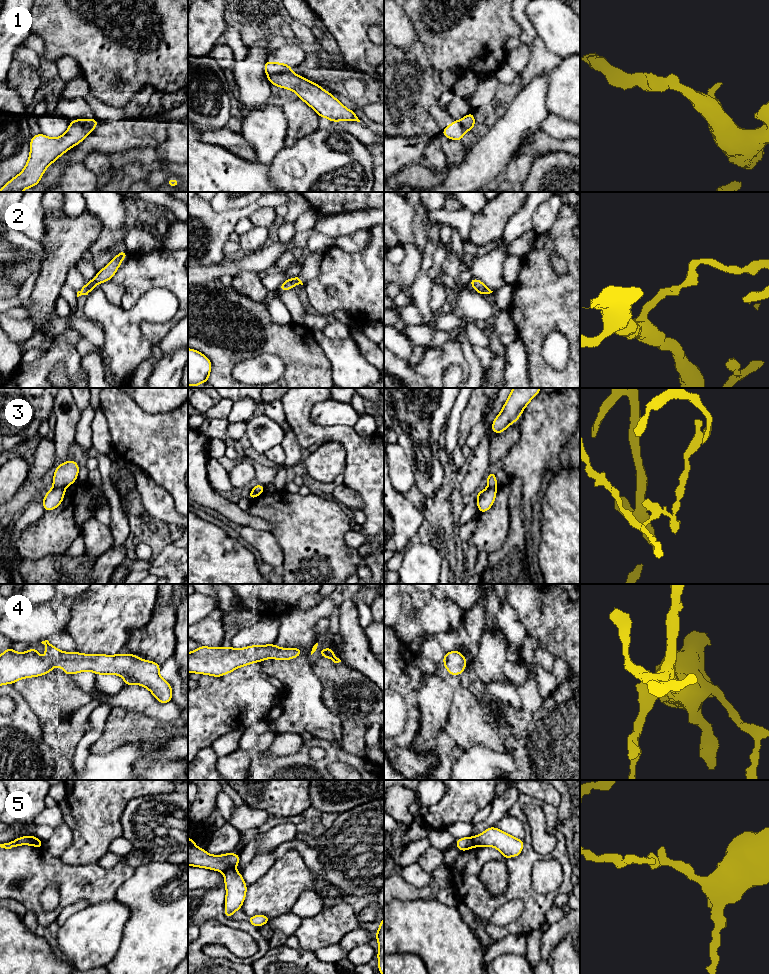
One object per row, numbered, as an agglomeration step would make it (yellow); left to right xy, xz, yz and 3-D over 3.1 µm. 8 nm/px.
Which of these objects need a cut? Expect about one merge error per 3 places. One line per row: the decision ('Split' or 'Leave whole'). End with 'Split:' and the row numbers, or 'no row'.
1: Split
2: Leave whole
3: Split
4: Leave whole
5: Split
Split: 1, 3, 5

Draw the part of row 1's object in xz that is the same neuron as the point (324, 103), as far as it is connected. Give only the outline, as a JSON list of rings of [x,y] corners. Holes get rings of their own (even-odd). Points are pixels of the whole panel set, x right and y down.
[[[292,71],[267,75],[267,77],[271,85],[295,92],[299,99],[309,105],[319,117],[327,118],[332,123],[337,121],[360,122],[356,113],[347,109],[330,92]]]

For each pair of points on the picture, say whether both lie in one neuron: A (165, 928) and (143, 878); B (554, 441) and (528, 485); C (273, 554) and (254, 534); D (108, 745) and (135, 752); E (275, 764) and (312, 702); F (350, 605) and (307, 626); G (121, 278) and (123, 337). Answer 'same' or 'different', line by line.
A: same
B: same
C: same
D: different
E: different
F: different
G: different

